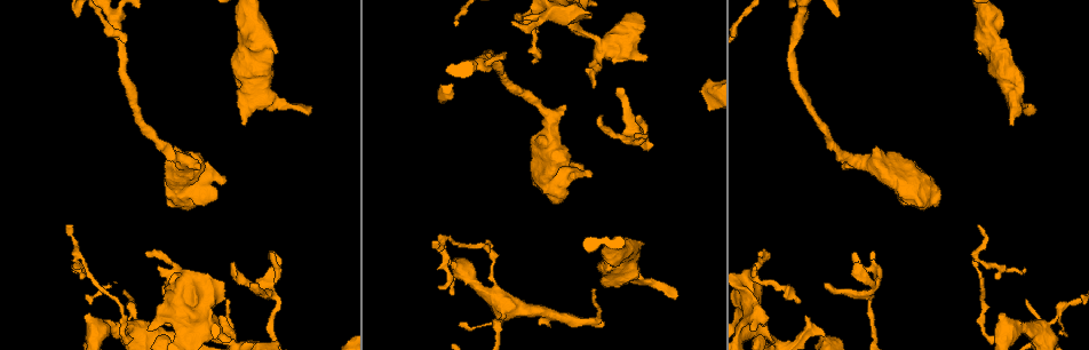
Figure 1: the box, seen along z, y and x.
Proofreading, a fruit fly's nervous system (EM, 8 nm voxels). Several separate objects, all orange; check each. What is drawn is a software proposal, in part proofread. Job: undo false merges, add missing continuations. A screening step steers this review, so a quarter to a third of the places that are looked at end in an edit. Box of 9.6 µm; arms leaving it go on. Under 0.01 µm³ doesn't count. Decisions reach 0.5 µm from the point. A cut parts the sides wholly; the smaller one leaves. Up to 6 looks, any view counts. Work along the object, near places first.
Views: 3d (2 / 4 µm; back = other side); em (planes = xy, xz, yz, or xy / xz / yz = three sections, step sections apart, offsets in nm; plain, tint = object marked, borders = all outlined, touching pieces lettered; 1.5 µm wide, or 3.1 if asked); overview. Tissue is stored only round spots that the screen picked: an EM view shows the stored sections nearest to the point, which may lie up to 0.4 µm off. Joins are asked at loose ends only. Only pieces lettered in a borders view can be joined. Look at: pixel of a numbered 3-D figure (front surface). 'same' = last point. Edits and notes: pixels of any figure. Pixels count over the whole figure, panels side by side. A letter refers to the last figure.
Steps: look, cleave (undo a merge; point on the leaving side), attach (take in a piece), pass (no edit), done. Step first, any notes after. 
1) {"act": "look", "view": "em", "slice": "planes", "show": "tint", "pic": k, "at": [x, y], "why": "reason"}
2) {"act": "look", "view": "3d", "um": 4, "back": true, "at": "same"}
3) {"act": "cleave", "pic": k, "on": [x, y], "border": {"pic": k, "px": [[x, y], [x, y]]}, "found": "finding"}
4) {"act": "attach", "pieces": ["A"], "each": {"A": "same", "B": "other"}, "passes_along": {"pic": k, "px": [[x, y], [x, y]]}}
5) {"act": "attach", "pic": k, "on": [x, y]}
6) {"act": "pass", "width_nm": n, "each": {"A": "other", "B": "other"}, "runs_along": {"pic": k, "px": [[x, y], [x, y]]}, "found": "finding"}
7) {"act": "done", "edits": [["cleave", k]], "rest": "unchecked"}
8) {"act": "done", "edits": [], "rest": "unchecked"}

{"act": "look", "view": "3d", "um": 4, "pic": 1, "at": [590, 12], "why": "free end"}

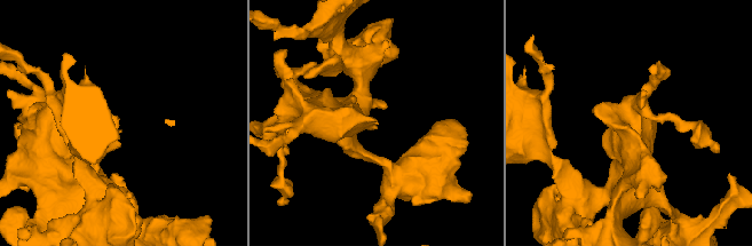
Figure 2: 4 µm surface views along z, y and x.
{"act": "look", "view": "em", "slice": "planes", "show": "borders", "pic": 2, "at": [373, 121]}

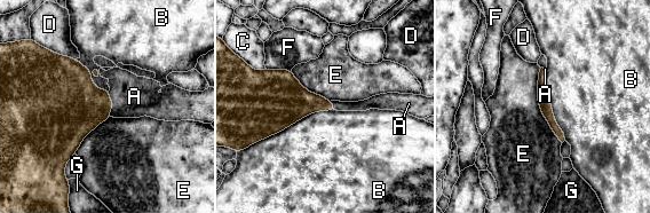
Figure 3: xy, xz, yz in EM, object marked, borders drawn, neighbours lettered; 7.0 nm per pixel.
{"act": "attach", "pieces": ["A"], "each": {"A": "same", "B": "other", "C": "other", "D": "other", "E": "other", "F": "other", "G": "other"}, "passes_along": {"pic": 3, "px": [[77, 105], [112, 102], [134, 96]]}, "found": "the neuron continues"}

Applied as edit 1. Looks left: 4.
{"act": "look", "view": "overview"}

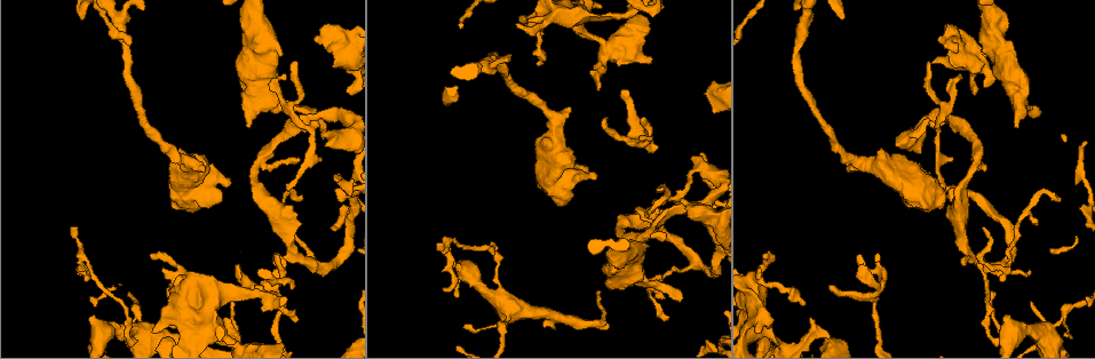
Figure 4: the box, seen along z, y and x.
{"act": "look", "view": "3d", "um": 2, "pic": 4, "at": [1035, 116], "why": "branch stops here"}

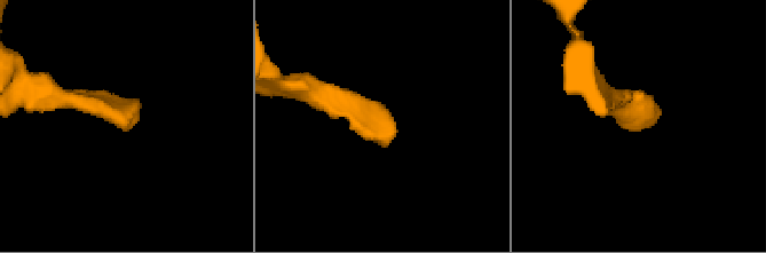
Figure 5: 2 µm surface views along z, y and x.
{"act": "look", "view": "em", "slice": "planes", "show": "borders", "pic": 5, "at": [385, 138]}

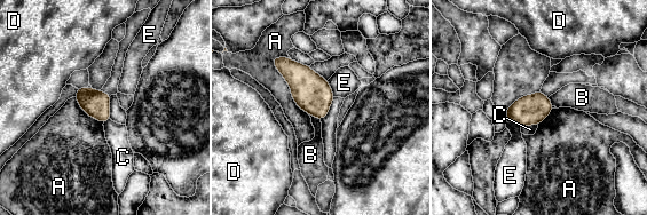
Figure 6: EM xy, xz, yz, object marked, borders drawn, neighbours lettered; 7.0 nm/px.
{"act": "pass", "width_nm": 190, "each": {"A": "other", "B": "other", "C": "other", "D": "other", "E": "other"}, "border": {"pic": 6, "px": [[273, 58], [293, 101], [309, 113]]}, "found": "no lettered piece goes on from it"}

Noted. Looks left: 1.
{"act": "look", "view": "em", "slice": "yz", "step": 4, "show": "borders", "pic": 4, "at": [465, 325], "why": "branch stops here"}

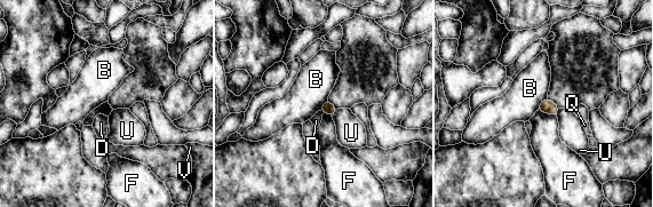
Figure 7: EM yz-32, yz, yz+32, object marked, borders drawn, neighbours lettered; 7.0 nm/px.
{"act": "pass", "longest_contact_nm": ["F", 140], "each": {"B": "other", "D": "other", "F": "other", "Q": "other", "U": "other", "V": "other"}, "found": "none of them fits"}

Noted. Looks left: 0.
{"act": "done", "edits": [["attach", 3]], "rest": "unchecked"}

